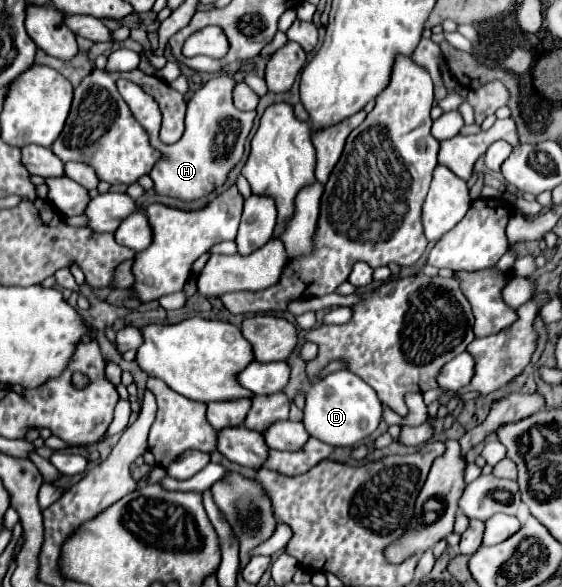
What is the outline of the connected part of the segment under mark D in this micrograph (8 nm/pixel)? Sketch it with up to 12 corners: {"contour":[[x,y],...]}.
{"contour":[[351,371],[307,391],[303,425],[349,447],[381,421],[381,401]]}

